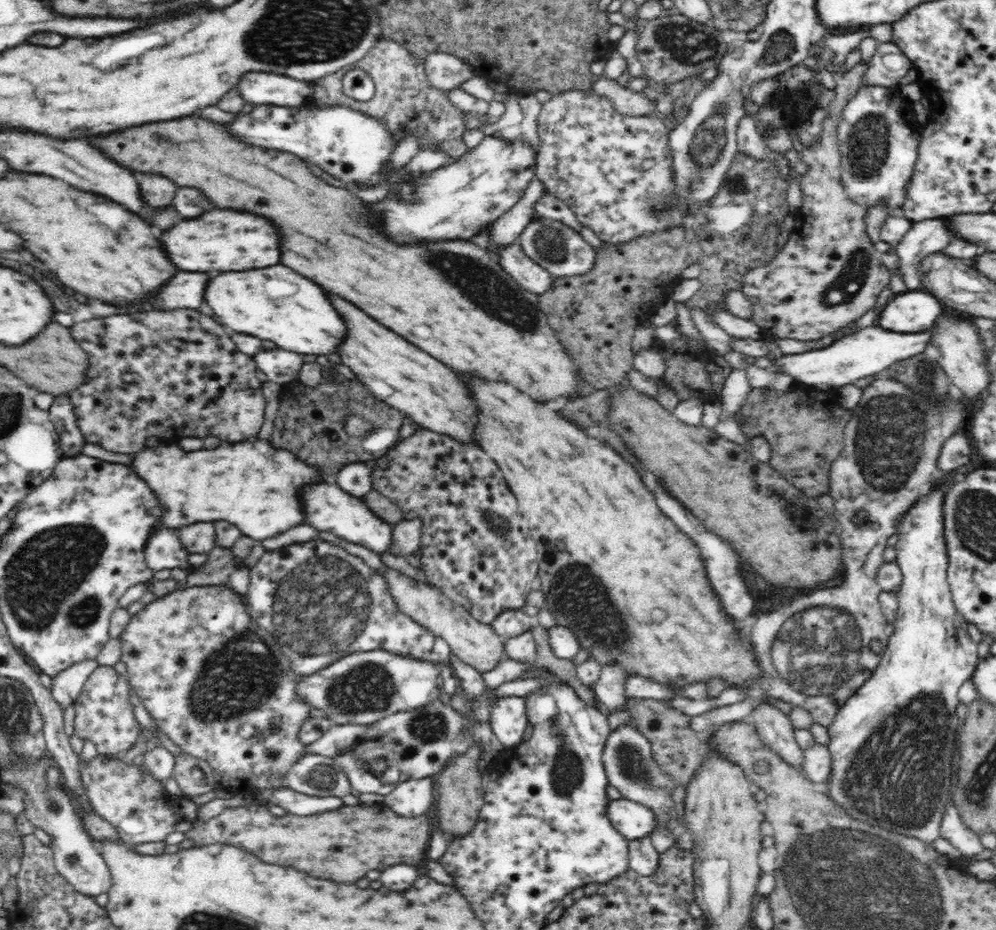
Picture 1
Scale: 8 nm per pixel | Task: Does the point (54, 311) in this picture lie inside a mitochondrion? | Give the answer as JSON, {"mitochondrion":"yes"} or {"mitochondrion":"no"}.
{"mitochondrion":"no"}

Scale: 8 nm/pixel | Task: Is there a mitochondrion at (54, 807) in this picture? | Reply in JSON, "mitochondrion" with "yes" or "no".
{"mitochondrion":"yes"}

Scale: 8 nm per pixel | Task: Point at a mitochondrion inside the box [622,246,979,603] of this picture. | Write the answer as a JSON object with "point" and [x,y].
{"point":[891,430]}

